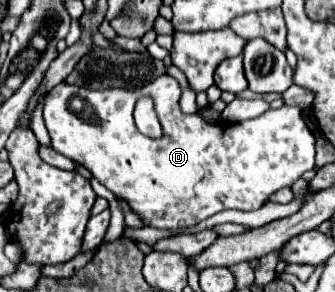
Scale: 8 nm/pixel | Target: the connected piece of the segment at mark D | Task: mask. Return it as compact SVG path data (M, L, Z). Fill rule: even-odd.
M167 74L137 90L89 90L81 86L57 84L57 88L47 94L43 106L51 148L73 162L83 164L105 188L109 188L115 196L121 196L145 226L163 230L193 228L227 208L257 210L269 200L271 194L291 186L307 170L315 168L315 136L305 124L301 108L283 106L279 110L267 110L263 116L253 120L237 124L211 124L203 120L201 114L183 114L179 108L179 96L181 88L177 80ZM141 96L151 96L155 102L155 112L163 126L163 136L157 140L143 136L133 122L133 108Z

